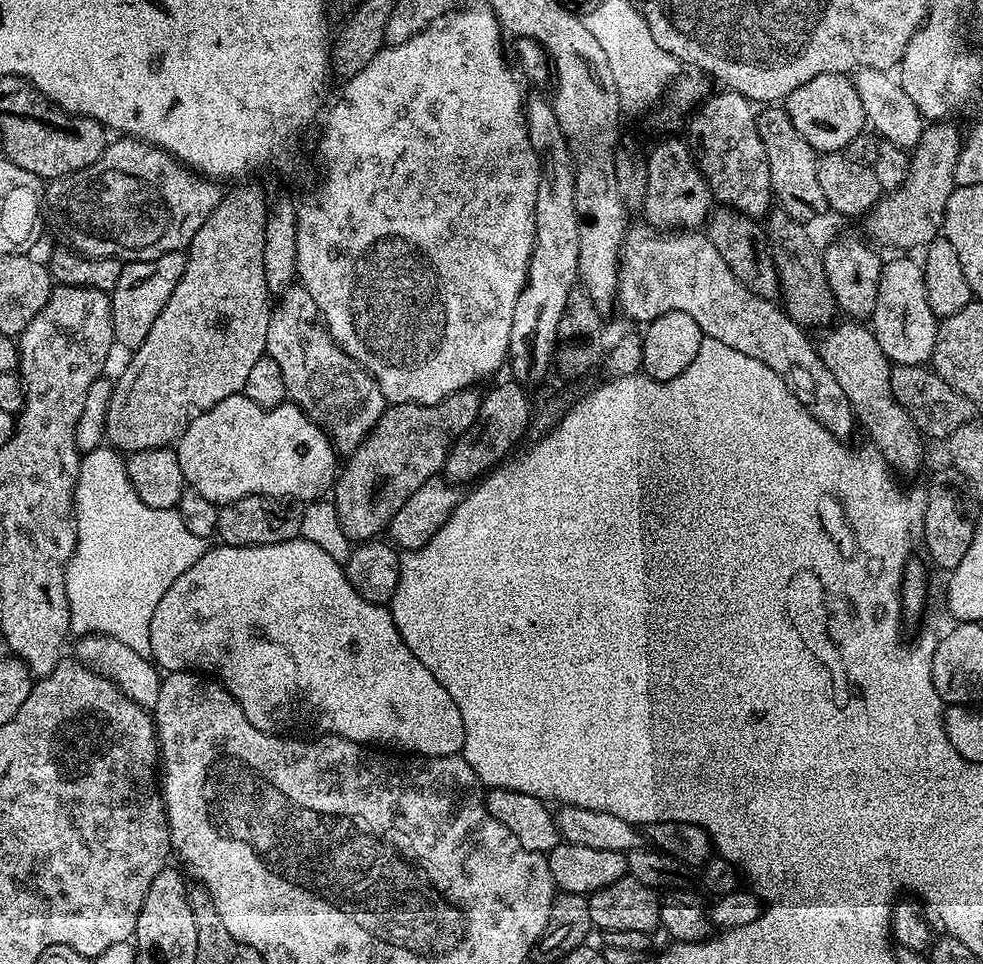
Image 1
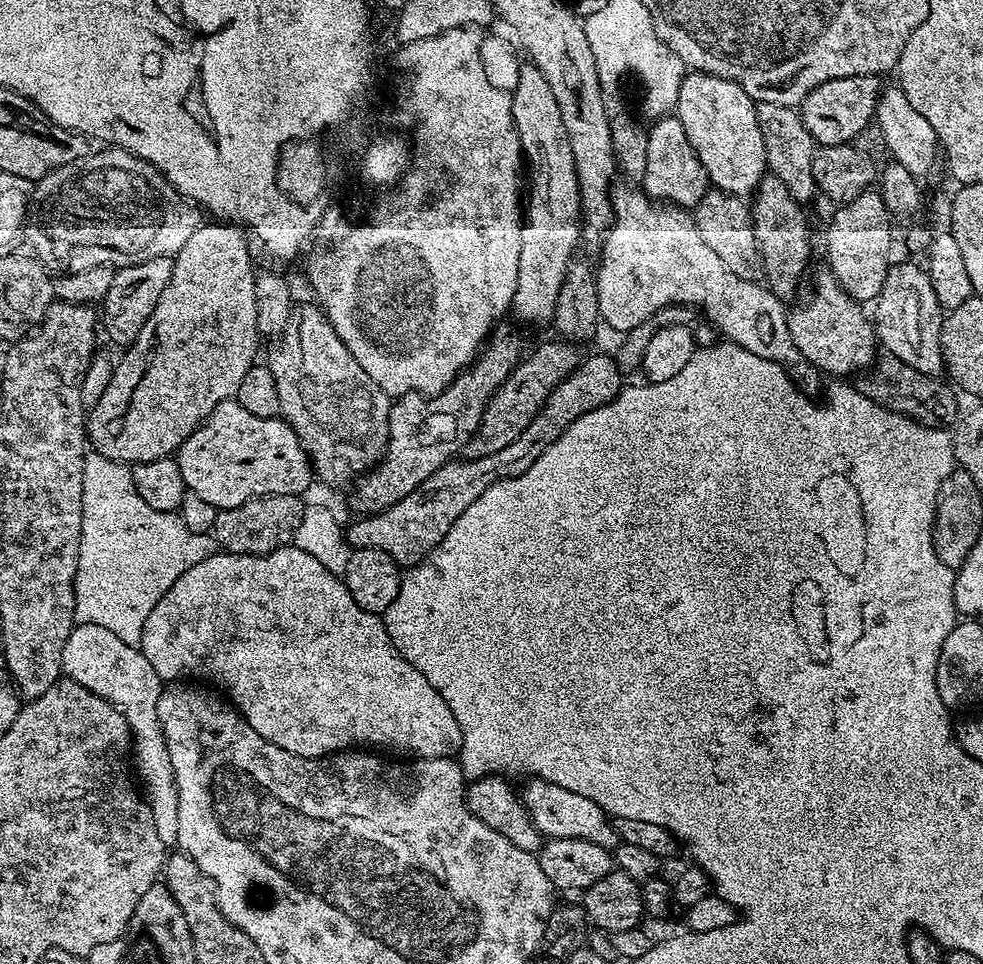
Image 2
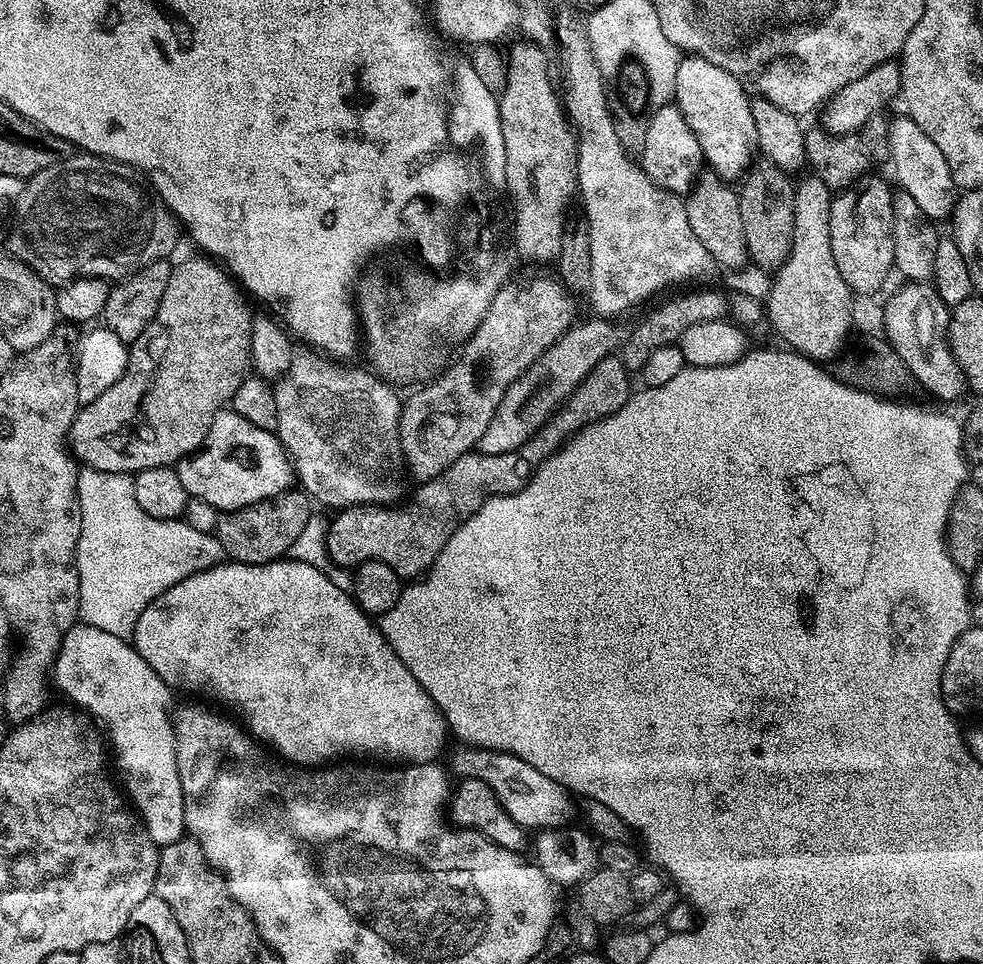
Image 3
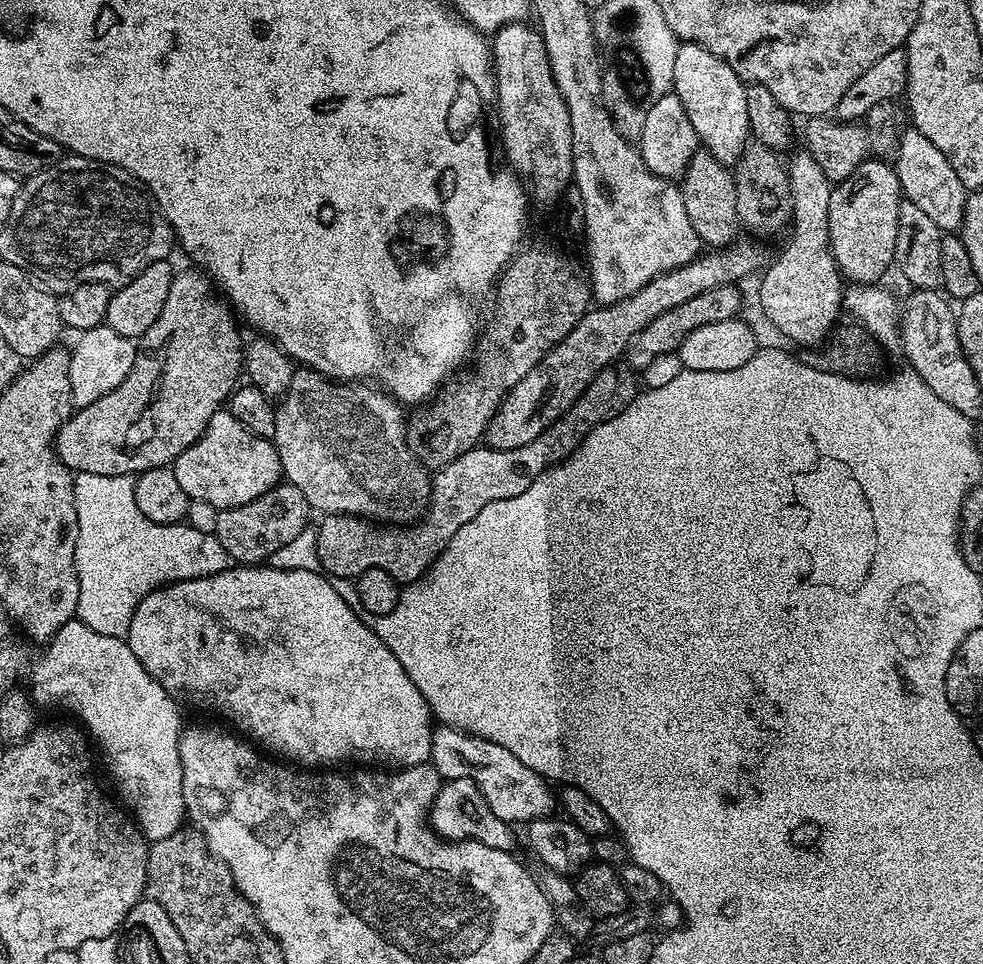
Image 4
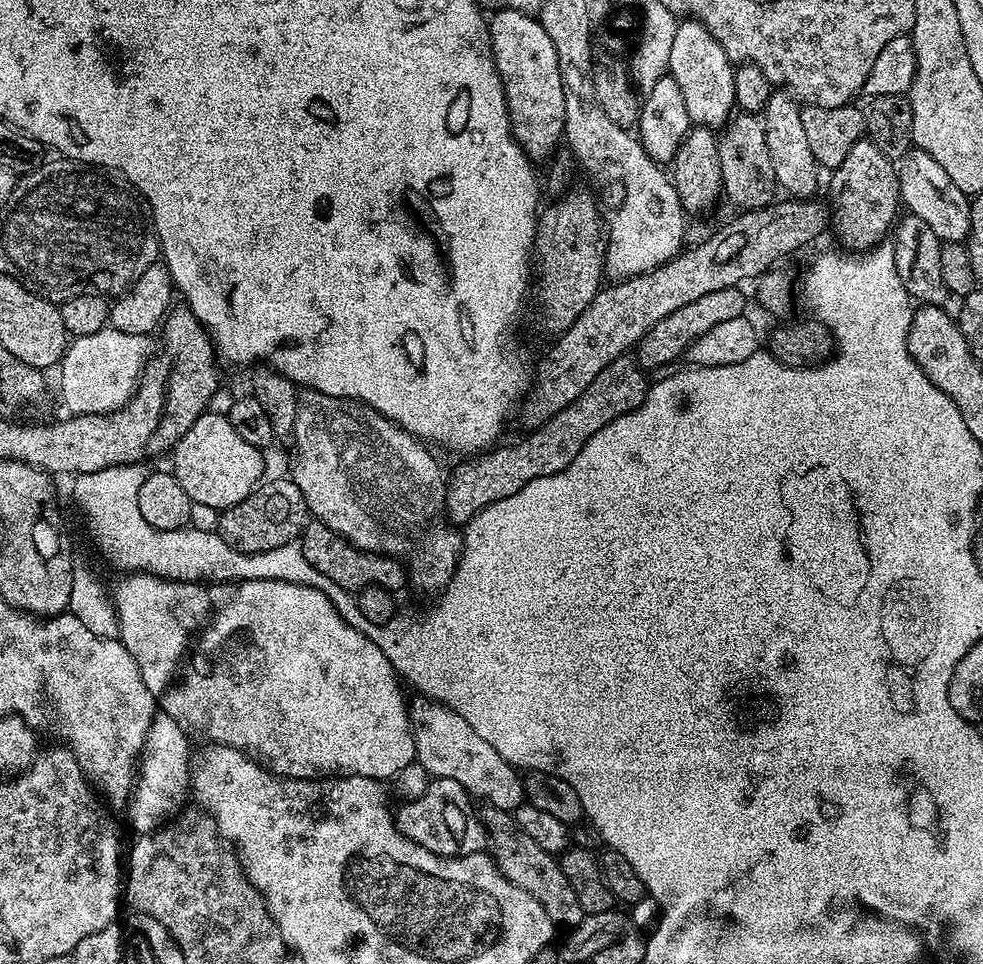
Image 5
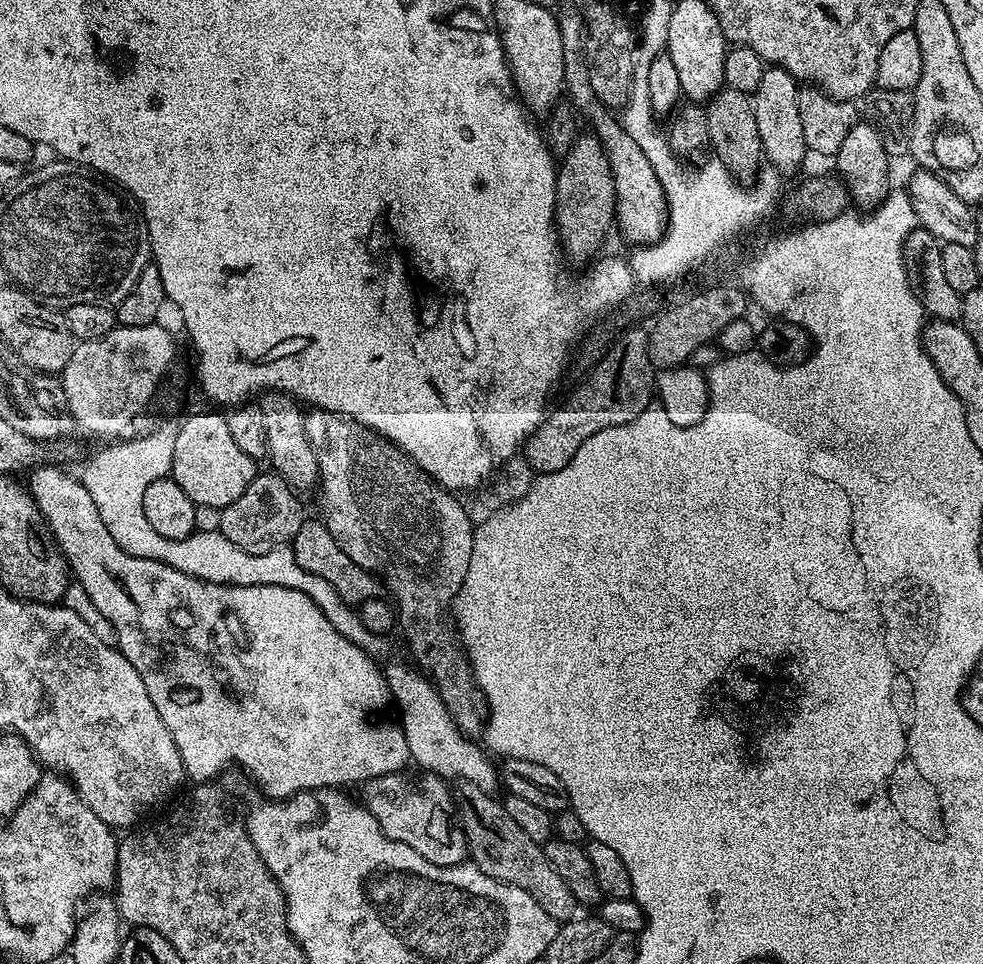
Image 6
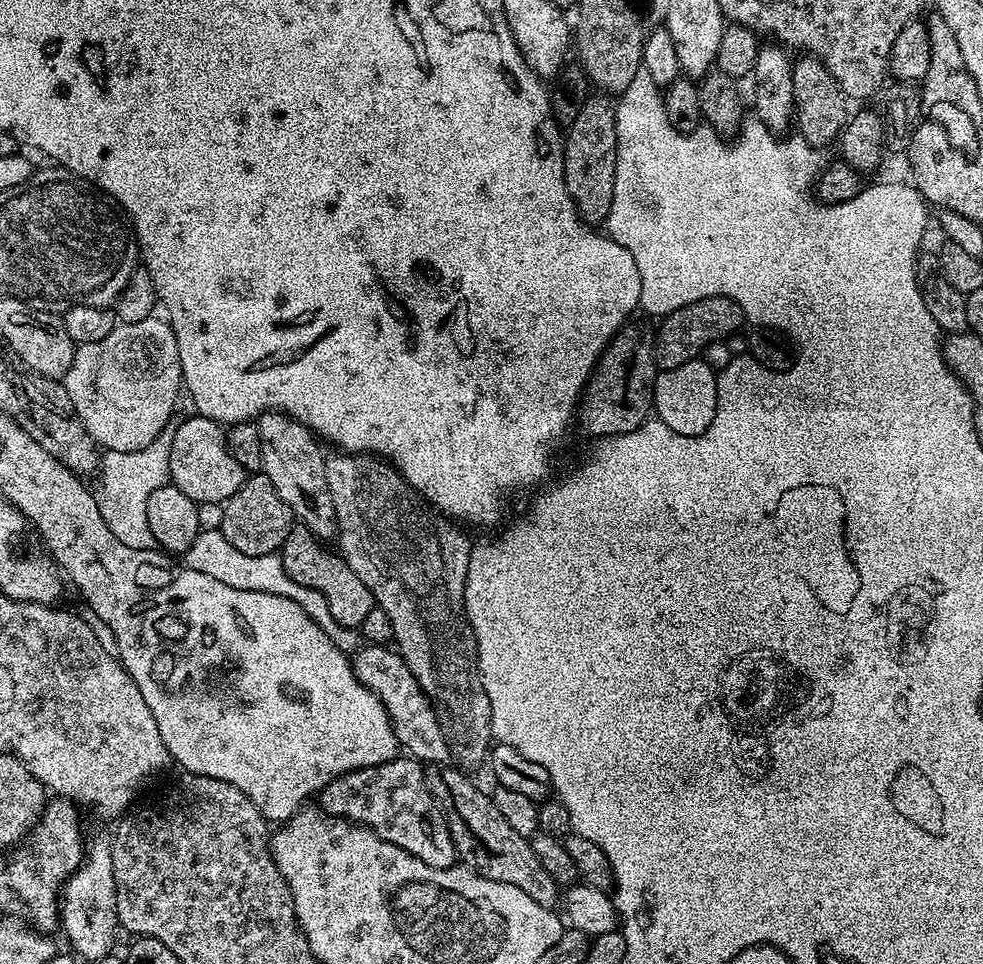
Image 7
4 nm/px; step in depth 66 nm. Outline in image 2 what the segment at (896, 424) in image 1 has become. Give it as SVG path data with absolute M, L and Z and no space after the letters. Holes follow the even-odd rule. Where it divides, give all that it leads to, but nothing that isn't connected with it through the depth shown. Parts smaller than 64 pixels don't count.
M821 270L812 280L812 297L801 299L789 311L788 325L794 346L821 373L832 375L832 378L855 377L872 367L872 361L878 355L878 341L873 321L863 312L861 305L834 278L834 274Z

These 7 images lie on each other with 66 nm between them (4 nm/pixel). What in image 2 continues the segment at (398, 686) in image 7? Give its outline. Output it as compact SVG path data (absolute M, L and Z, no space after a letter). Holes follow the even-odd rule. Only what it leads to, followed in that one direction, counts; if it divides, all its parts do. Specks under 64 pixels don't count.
M539 778L529 779L527 783L524 792L522 790L519 793L519 798L541 837L548 840L582 838L582 842L594 842L594 846L609 850L615 849L621 843L613 817L603 812L594 802L590 802L590 798L582 798L582 794L574 790L562 790L562 786L554 786L552 782Z

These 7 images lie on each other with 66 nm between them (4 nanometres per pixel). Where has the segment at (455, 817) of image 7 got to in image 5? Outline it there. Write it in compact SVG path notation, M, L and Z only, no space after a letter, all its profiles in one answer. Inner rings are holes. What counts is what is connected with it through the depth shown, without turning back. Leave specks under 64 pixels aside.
M485 807L483 811L484 826L490 833L490 855L500 867L500 873L526 890L526 894L530 894L530 898L534 898L538 906L546 910L553 925L560 927L561 924L564 930L578 926L586 914L582 910L582 902L578 902L578 894L574 894L574 886L566 882L559 859L553 853L542 850L542 846L538 846L538 842L534 842L526 830L519 828L513 813L490 807Z

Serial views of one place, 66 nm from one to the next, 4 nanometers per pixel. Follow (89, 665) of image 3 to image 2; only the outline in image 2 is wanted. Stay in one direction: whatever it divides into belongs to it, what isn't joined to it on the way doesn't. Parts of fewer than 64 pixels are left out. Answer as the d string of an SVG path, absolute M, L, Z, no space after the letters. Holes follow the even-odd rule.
M93 624L73 627L70 638L66 638L66 650L62 650L62 666L67 679L86 686L86 690L113 704L128 720L134 745L134 768L140 771L138 780L152 807L158 838L162 838L165 846L175 845L178 838L178 790L174 782L174 766L170 766L170 750L166 750L164 731L158 722L158 698L162 691L160 675L150 662L146 662L139 647L122 642L122 638L106 630L106 626Z

